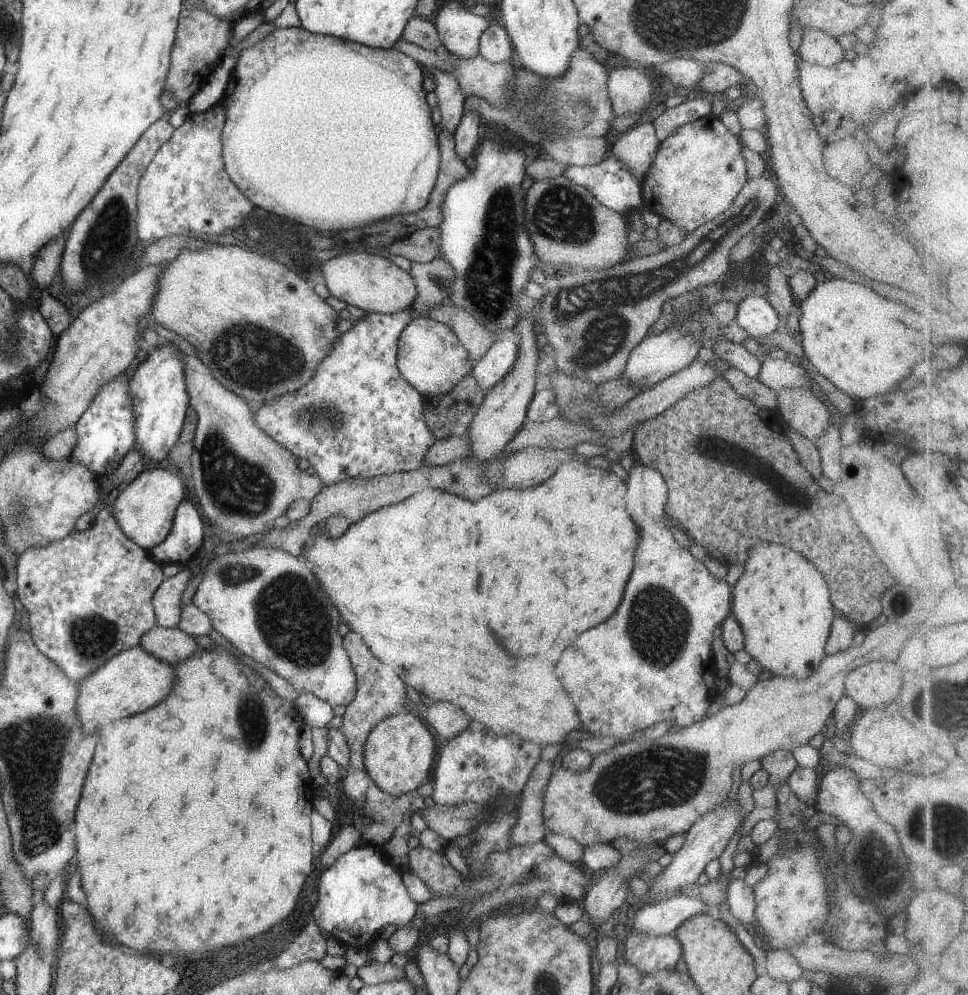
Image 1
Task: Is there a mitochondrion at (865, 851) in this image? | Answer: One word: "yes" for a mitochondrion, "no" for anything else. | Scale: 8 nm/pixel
yes

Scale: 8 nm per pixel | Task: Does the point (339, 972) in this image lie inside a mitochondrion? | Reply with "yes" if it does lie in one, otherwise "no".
no

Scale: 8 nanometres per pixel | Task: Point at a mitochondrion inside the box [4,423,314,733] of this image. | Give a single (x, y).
(91, 638)

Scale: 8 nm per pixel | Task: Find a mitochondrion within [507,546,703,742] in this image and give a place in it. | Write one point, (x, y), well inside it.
(650, 607)

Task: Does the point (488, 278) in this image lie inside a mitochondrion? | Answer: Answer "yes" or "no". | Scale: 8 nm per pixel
yes

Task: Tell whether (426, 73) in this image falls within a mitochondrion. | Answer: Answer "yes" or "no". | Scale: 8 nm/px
no

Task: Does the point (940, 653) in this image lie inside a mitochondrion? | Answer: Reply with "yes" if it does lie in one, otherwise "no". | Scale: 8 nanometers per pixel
no

